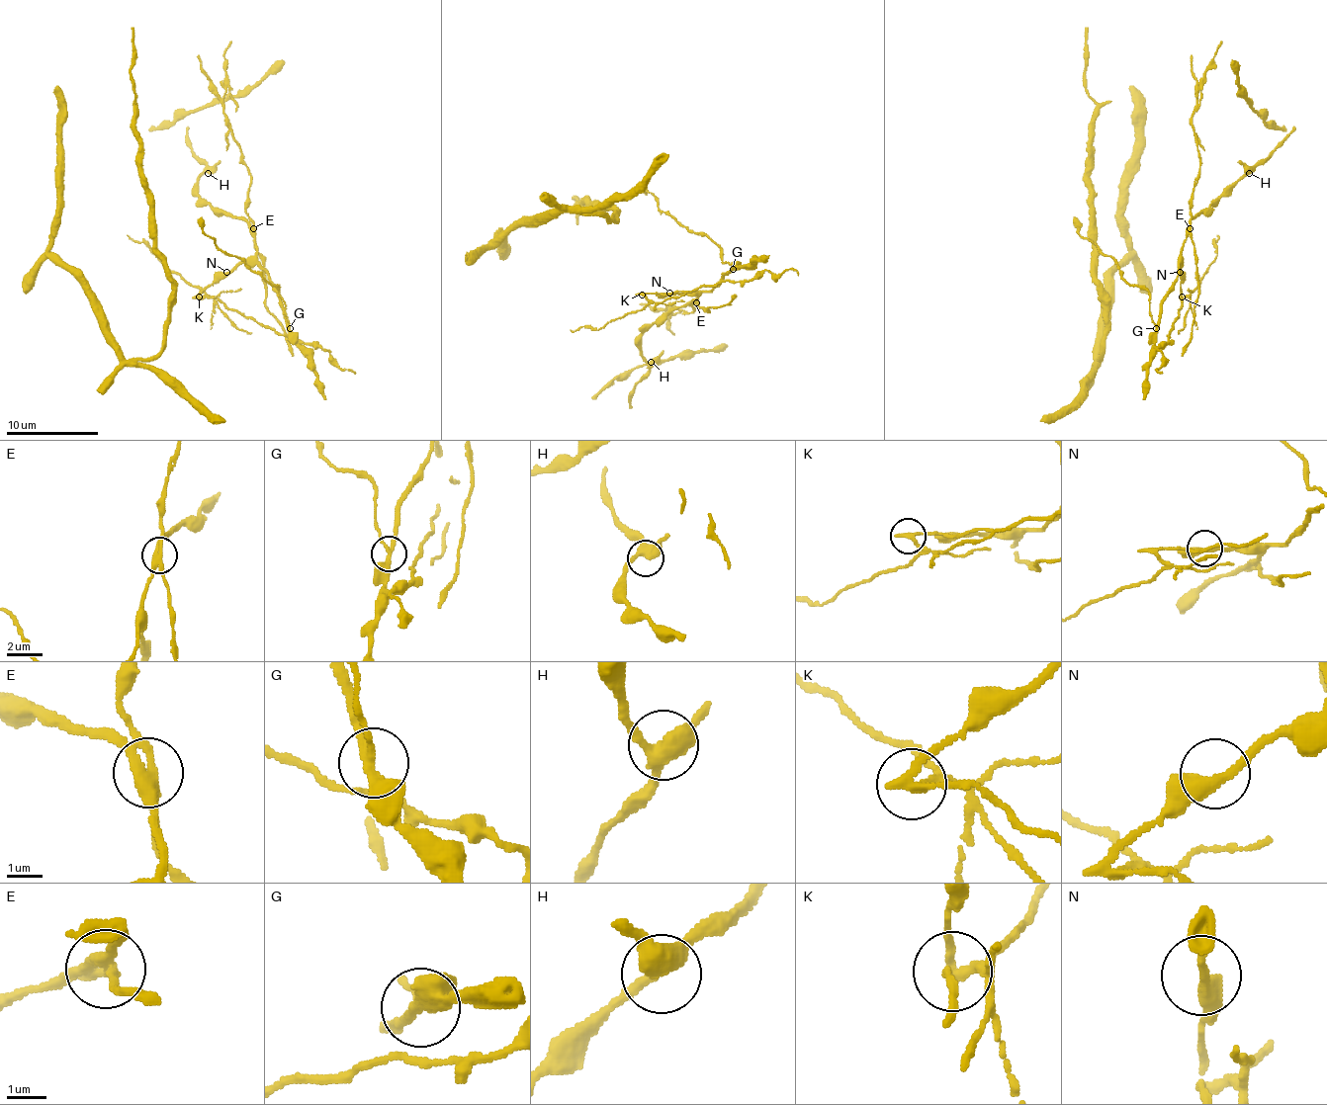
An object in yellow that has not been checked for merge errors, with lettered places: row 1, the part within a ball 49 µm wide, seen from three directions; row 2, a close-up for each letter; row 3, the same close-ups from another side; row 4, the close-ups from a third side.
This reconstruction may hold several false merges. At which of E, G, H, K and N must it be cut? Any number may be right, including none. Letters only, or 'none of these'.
E, G, K

